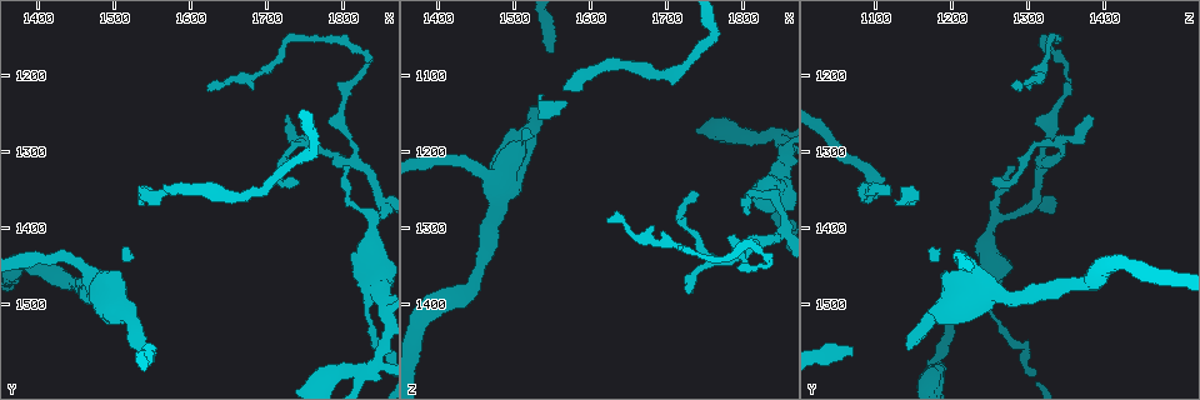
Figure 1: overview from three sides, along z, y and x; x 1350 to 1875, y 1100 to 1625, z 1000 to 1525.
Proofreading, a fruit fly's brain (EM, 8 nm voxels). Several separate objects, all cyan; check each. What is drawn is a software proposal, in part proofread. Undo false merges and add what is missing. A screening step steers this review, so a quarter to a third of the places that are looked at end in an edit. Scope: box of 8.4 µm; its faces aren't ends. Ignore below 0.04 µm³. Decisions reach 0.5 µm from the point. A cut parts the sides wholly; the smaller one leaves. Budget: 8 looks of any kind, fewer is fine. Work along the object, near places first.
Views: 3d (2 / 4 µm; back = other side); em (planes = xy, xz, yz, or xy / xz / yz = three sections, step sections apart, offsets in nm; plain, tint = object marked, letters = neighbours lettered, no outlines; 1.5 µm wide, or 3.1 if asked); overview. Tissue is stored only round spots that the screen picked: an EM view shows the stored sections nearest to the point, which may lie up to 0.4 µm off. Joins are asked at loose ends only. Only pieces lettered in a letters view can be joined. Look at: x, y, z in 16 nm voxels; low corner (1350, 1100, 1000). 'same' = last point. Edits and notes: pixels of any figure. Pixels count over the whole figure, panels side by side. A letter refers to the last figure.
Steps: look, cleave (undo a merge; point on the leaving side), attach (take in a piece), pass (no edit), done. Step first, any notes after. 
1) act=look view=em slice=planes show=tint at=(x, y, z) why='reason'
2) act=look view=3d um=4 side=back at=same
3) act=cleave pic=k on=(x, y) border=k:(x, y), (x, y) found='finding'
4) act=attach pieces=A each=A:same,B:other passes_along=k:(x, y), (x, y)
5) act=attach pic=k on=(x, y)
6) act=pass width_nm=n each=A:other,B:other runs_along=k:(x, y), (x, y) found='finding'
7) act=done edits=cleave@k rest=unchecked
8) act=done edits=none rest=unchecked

act=look view=3d um=4 at=(1565, 1345, 1110) why='branch stops here'

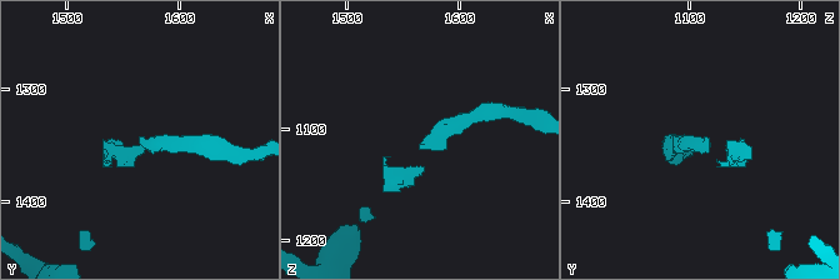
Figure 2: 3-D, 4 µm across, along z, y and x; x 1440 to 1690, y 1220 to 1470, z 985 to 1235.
act=look view=em slice=planes show=letters at=(1564, 1346, 1112) why='shape alone is not enough'

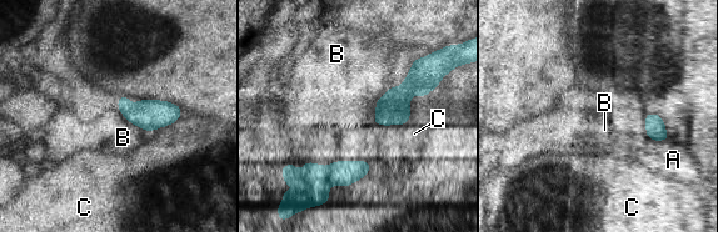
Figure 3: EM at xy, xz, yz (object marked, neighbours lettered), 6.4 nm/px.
act=pass width_nm=160 each=A:other,B:other,C:other border=3:(120, 114), (131, 124), (149, 132) found='no lettered piece goes on from it'

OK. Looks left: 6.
act=look view=em slice=planes show=letters at=(1525, 1560, 1145) why='free end'

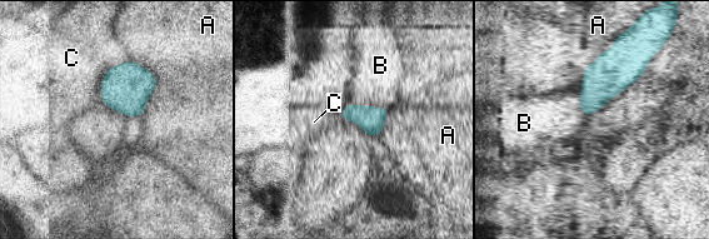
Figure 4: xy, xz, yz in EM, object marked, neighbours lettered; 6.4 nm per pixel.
act=attach pieces=B each=A:other,B:same,C:other passes_along=4:(372, 120), (375, 108), (379, 69) found='it goes on there'

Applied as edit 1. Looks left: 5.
act=look view=3d um=4 at=(1620, 1215, 1285) why='thin end'

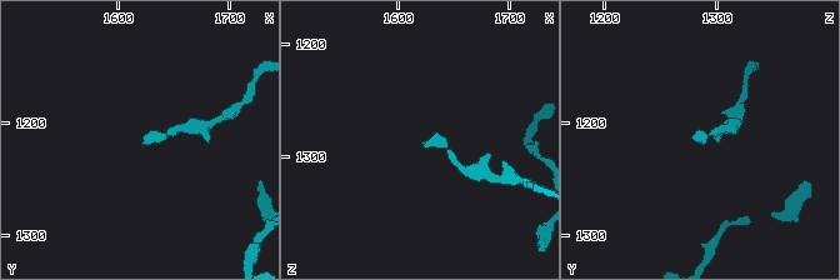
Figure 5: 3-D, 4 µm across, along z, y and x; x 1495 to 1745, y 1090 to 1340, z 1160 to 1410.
act=look view=em slice=yz step=8 show=tint at=(1622, 1218, 1284) why='need the tissue'

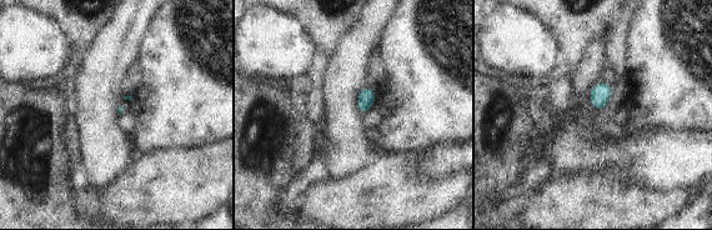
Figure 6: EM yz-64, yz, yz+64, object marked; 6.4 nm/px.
act=look view=em slice=planes show=letters at=same

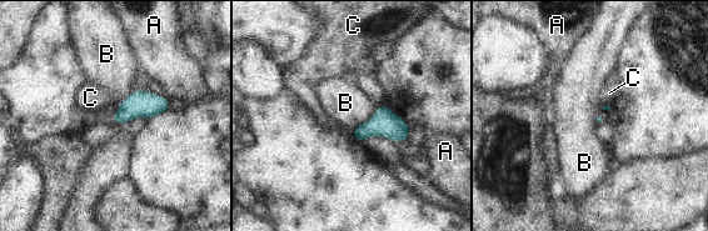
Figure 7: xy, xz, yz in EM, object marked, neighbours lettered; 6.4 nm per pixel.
act=pass each=A:other,B:other,C:other border=7:(378, 106), (367, 120), (353, 130) found='no lettered piece goes on from it'

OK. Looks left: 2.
act=done edits=attach@4 rest=unchecked

